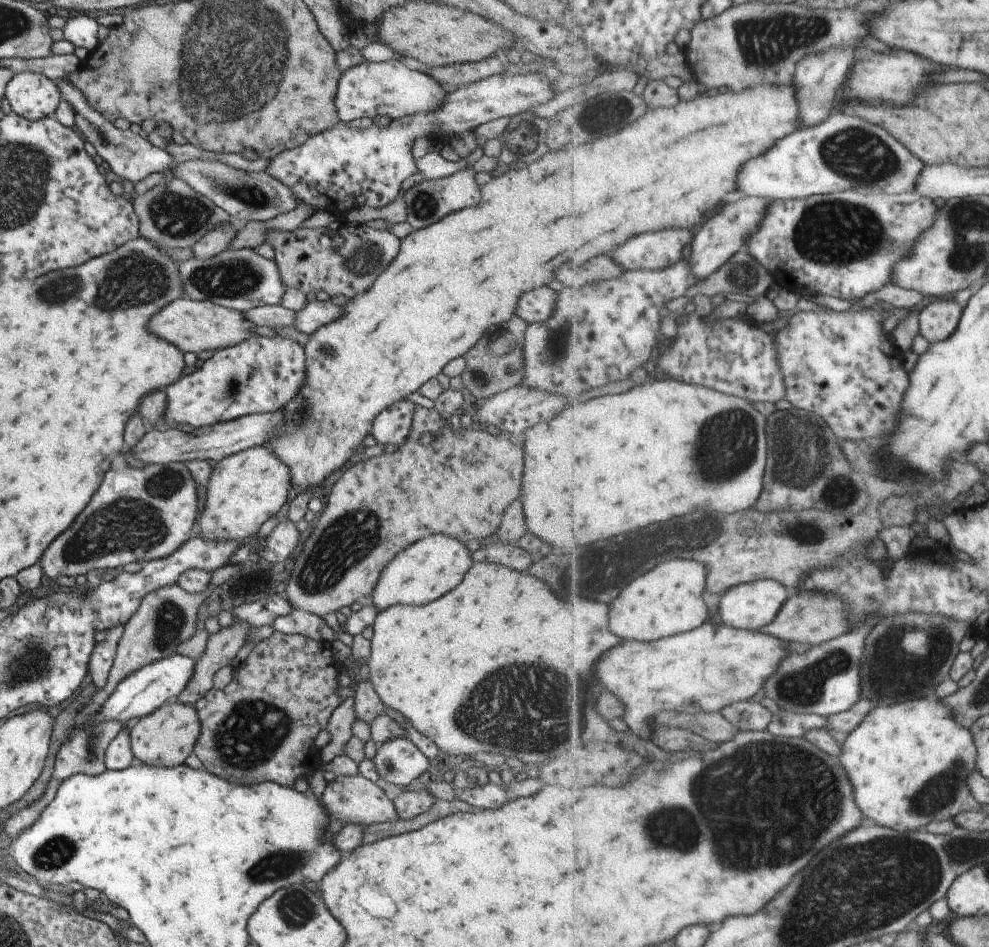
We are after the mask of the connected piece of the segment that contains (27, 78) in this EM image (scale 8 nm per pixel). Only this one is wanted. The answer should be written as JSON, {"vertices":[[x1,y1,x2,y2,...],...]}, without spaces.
{"vertices":[[19,72,4,88,11,112,30,121,53,116,62,99,58,86,41,73]]}

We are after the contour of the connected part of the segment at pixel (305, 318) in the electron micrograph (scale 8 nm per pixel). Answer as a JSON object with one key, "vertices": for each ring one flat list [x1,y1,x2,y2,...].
{"vertices":[[329,300,309,301,296,312,293,327,307,335,313,334,321,326,329,324,331,320,337,320,341,314,343,314,343,309]]}

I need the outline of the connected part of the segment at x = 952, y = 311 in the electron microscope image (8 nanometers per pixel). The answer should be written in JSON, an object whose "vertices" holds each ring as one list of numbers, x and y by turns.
{"vertices":[[933,301,920,314,920,334,929,343,947,340,959,326,964,307,955,301]]}

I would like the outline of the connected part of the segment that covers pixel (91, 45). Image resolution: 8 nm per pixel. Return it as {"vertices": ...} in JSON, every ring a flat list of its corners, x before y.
{"vertices":[[84,13,67,19,61,32,67,42,71,42,73,46,86,48,90,52,99,44,97,26,94,17,91,18,91,14,86,16]]}

